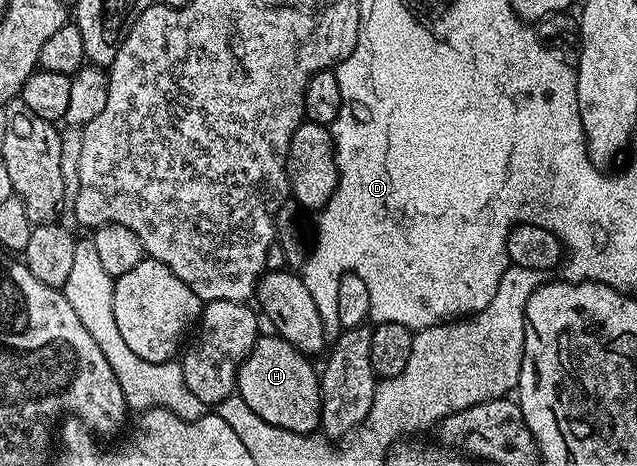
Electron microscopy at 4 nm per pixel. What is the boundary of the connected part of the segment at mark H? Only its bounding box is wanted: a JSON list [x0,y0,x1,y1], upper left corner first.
[236,336,321,434]

